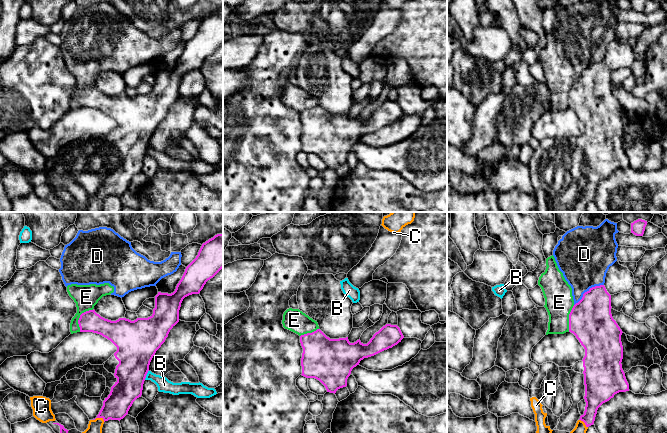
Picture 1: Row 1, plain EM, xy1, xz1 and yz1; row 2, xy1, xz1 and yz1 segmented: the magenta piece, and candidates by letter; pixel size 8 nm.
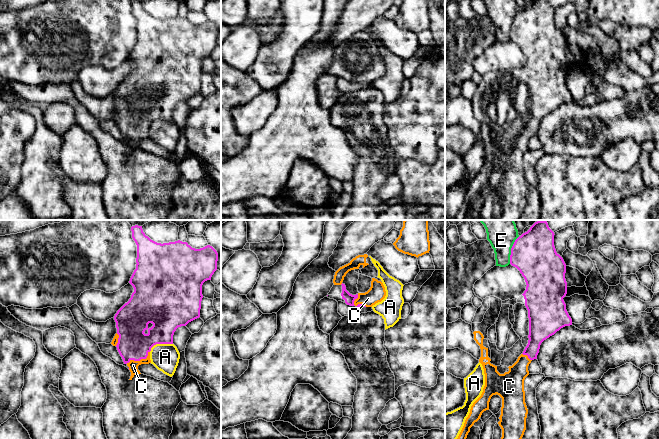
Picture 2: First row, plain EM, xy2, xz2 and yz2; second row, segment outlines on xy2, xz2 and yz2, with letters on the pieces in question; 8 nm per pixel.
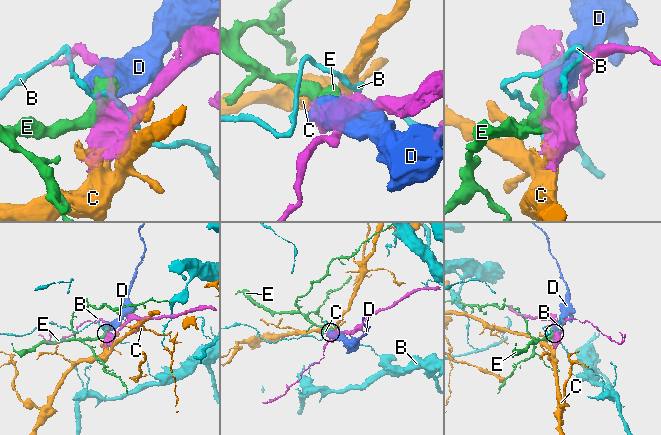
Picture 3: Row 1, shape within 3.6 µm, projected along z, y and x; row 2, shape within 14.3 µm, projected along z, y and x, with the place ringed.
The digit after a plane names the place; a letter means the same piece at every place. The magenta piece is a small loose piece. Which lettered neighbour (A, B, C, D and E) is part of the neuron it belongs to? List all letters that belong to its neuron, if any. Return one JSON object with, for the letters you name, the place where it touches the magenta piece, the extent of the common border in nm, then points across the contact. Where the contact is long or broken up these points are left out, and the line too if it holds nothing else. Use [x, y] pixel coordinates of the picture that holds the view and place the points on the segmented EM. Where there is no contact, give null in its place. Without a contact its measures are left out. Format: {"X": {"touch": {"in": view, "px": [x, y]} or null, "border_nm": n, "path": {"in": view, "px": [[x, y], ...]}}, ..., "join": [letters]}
{"C": {"touch": {"in": "xy2", "px": [139, 360]}, "border_nm": 220}, "join": ["C"]}

